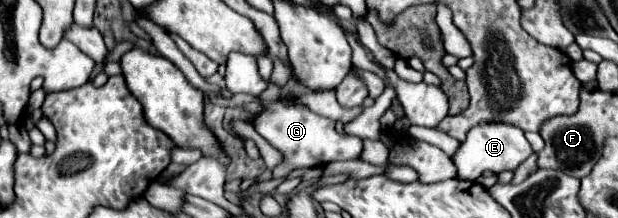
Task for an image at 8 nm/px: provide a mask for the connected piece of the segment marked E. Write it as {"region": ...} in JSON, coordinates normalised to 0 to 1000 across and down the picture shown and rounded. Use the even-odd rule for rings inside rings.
{"region":[[[794,564],[794,573],[782,573],[782,583],[765,583],[756,610],[756,638],[746,656],[743,693],[733,711],[733,748],[739,757],[743,821],[769,830],[782,784],[798,784],[798,794],[830,784],[859,702],[862,702],[862,683],[853,656],[846,601],[840,601],[837,583],[820,583],[814,564]]]}

